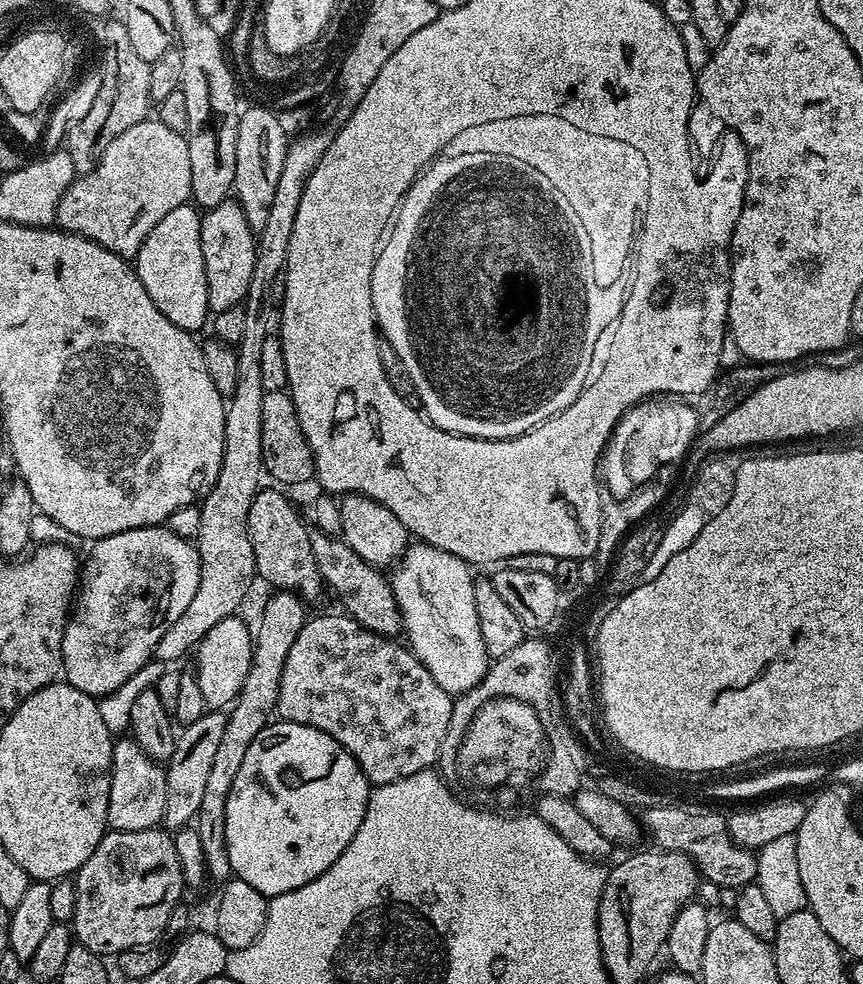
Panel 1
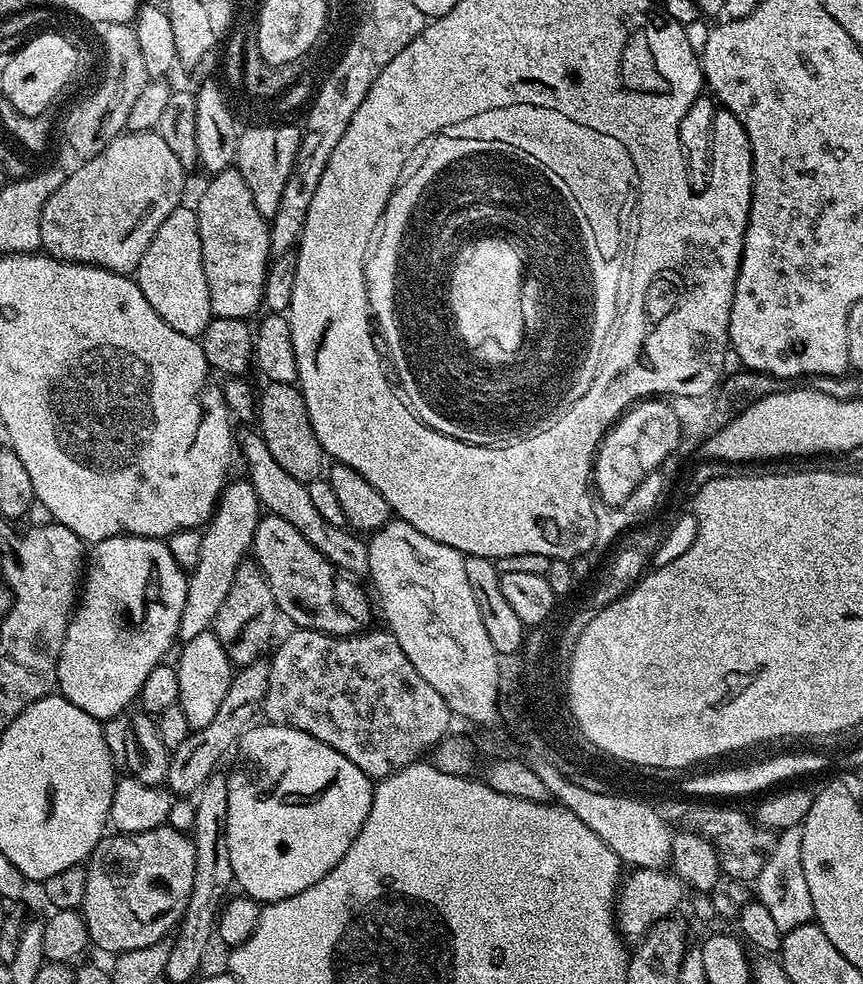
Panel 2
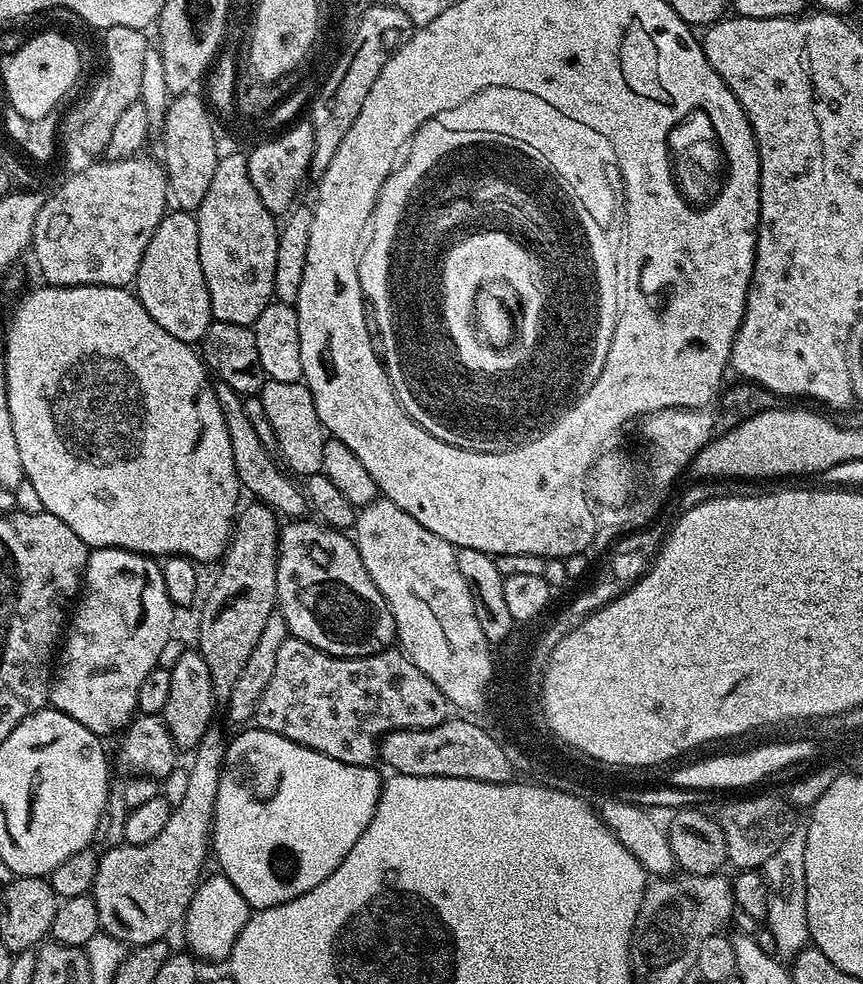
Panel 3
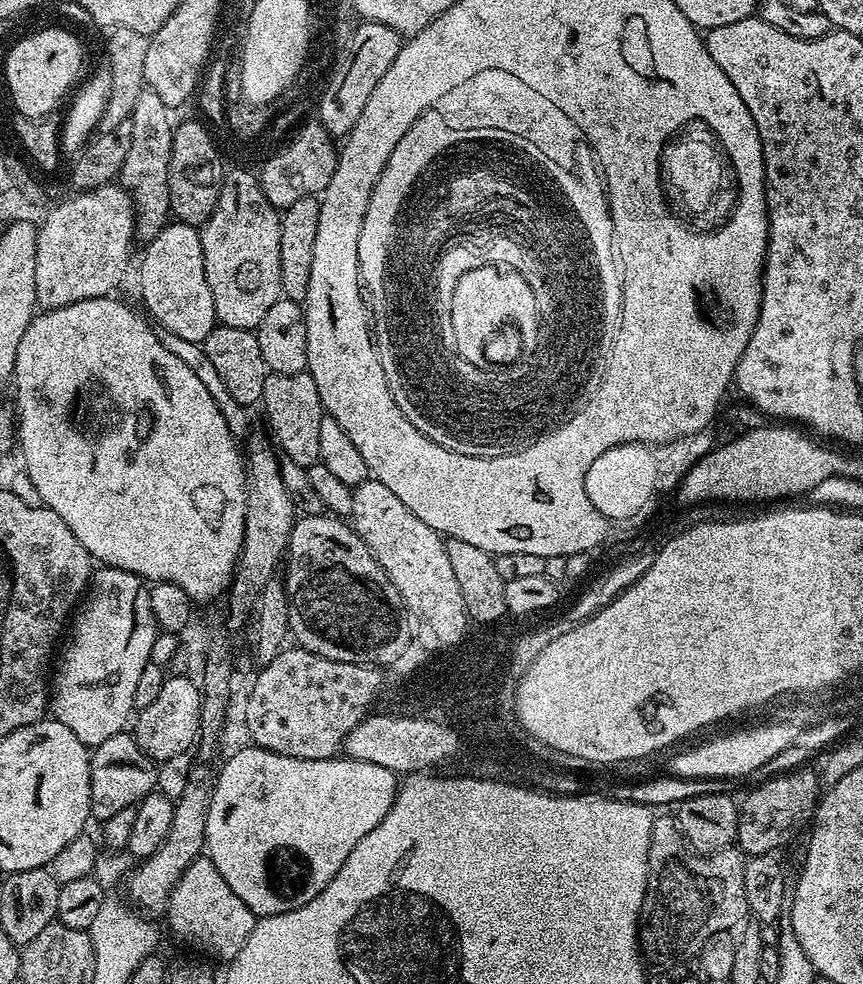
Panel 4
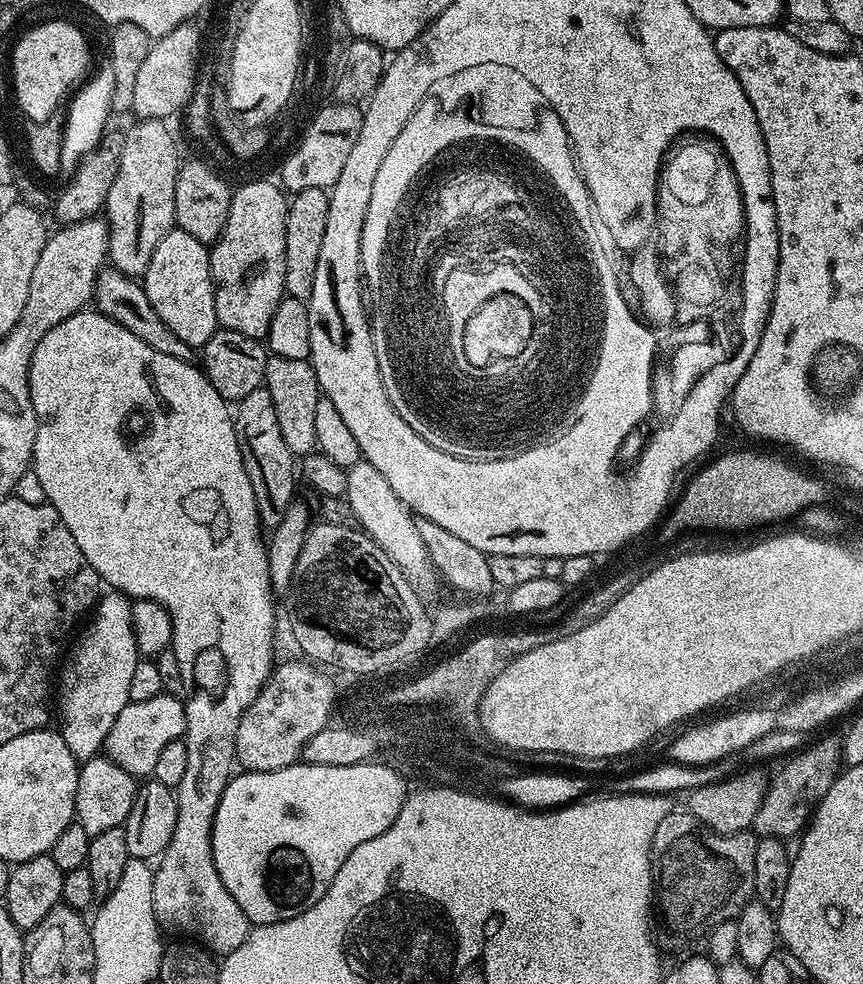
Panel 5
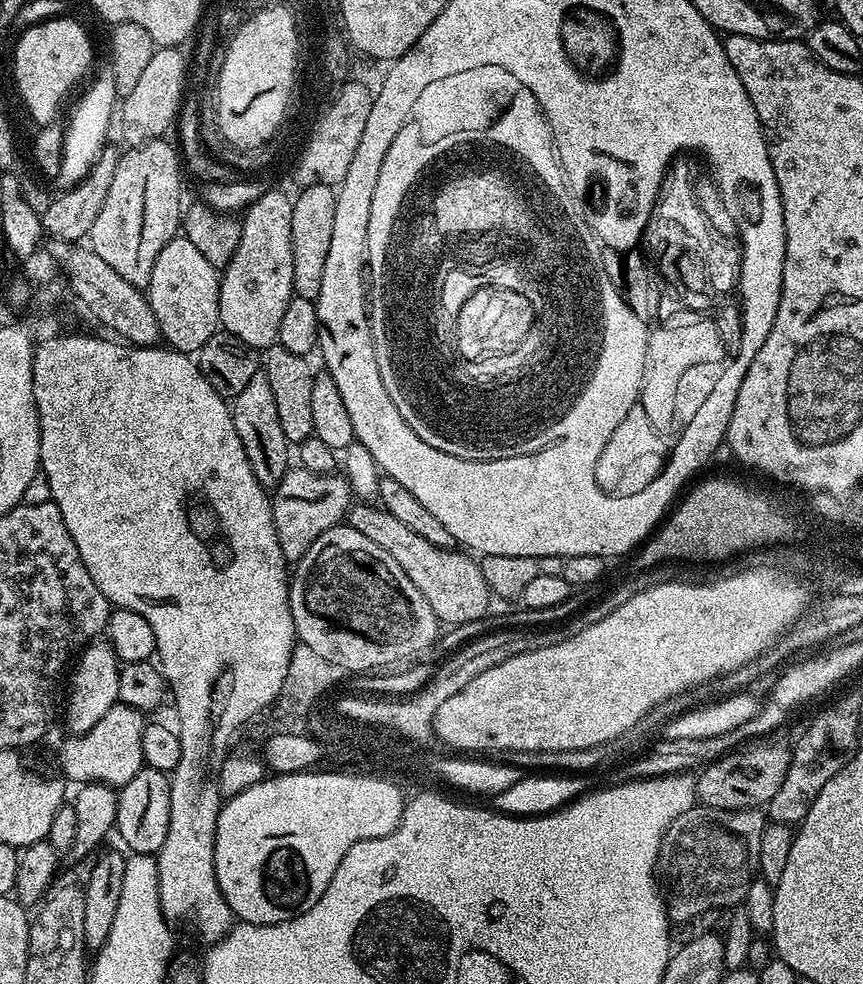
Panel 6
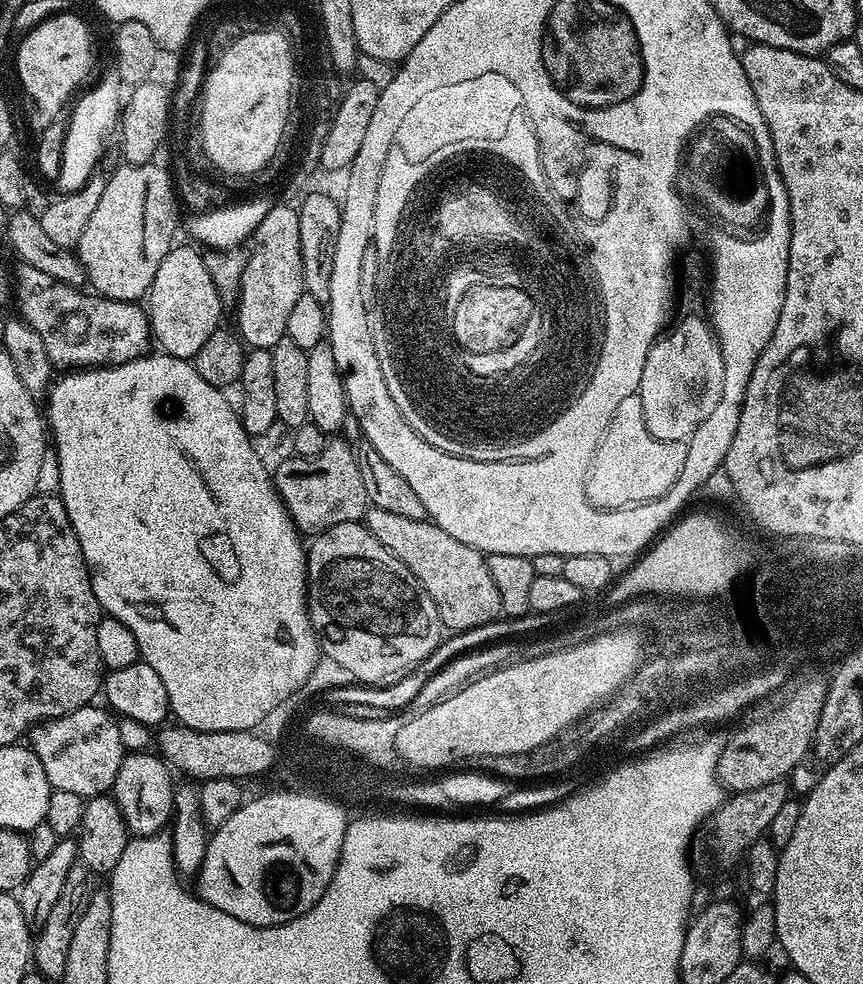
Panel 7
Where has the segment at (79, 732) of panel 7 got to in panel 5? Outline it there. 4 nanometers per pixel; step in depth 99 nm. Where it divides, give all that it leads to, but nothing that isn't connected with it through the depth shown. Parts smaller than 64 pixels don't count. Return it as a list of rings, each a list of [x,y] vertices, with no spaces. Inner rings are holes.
[[[168,695],[146,698],[146,702],[128,703],[122,714],[118,714],[118,722],[110,726],[110,734],[104,739],[103,751],[108,759],[122,766],[122,770],[134,777],[151,777],[154,766],[158,766],[158,758],[162,758],[162,750],[170,746],[170,742],[181,739],[186,730],[184,700]]]

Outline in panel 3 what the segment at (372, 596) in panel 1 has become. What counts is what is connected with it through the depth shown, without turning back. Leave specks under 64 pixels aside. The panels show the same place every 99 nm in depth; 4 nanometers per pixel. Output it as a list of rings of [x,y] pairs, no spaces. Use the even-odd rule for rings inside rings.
[[[223,382],[217,383],[215,389],[218,406],[222,406],[222,418],[226,422],[226,434],[230,434],[230,450],[234,453],[234,470],[240,480],[241,489],[245,493],[253,492],[257,501],[273,508],[281,517],[303,517],[310,508],[308,498],[301,485],[281,467],[273,453],[268,452],[266,446],[262,446],[250,418],[246,418],[244,396]]]

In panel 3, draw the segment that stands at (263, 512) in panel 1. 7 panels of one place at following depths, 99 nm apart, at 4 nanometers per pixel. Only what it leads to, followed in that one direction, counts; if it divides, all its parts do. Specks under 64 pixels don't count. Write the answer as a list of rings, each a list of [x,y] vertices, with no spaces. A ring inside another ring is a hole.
[[[296,518],[280,529],[276,602],[289,633],[331,656],[373,656],[389,651],[398,640],[394,614],[367,573],[355,539],[309,520]]]

